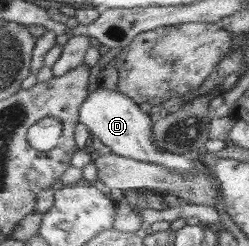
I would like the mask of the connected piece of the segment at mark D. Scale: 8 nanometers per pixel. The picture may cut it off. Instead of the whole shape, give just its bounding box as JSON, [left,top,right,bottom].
[78,88,198,173]

